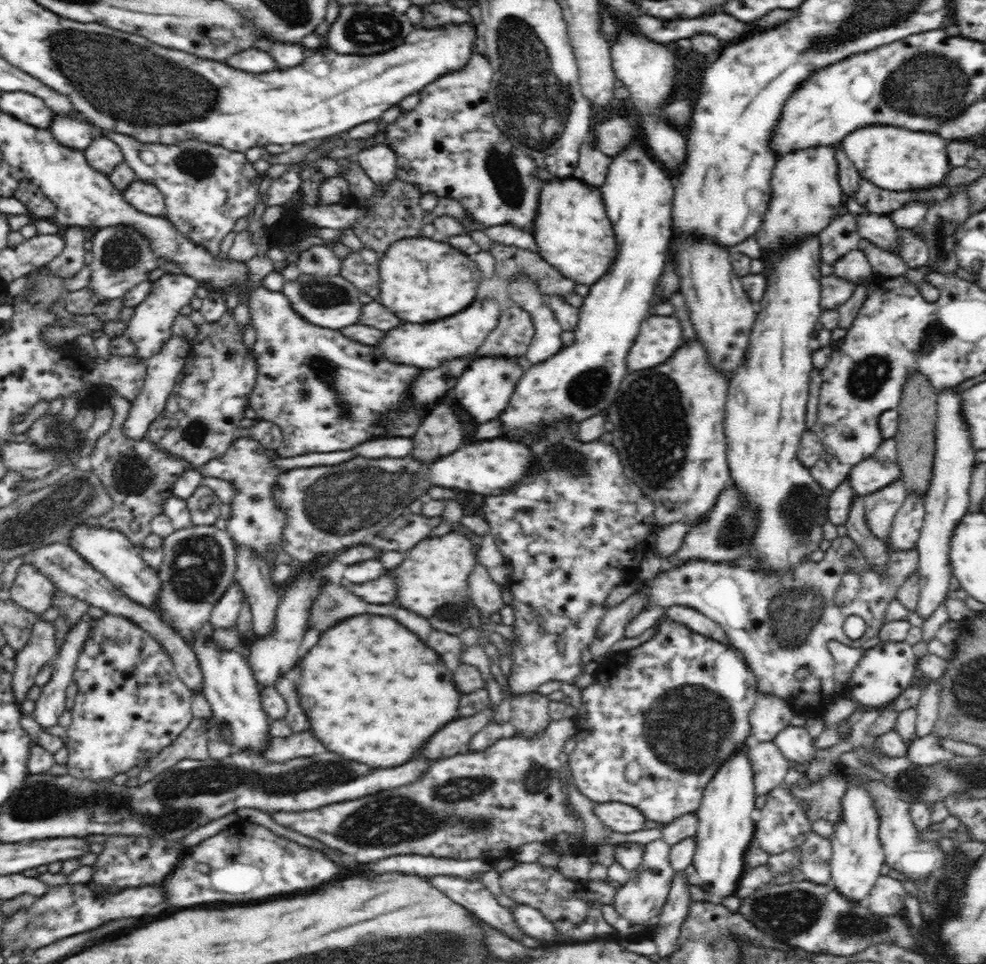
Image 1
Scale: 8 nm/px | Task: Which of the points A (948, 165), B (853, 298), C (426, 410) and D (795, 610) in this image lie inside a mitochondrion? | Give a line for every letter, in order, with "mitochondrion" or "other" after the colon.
A: other
B: other
C: other
D: mitochondrion

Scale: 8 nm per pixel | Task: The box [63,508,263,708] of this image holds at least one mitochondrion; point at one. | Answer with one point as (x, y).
(198, 564)

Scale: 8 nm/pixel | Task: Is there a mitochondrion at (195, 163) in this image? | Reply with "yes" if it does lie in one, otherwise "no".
yes

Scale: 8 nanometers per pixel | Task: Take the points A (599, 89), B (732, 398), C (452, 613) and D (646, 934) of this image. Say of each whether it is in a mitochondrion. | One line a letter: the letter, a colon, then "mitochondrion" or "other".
A: other
B: other
C: mitochondrion
D: other

